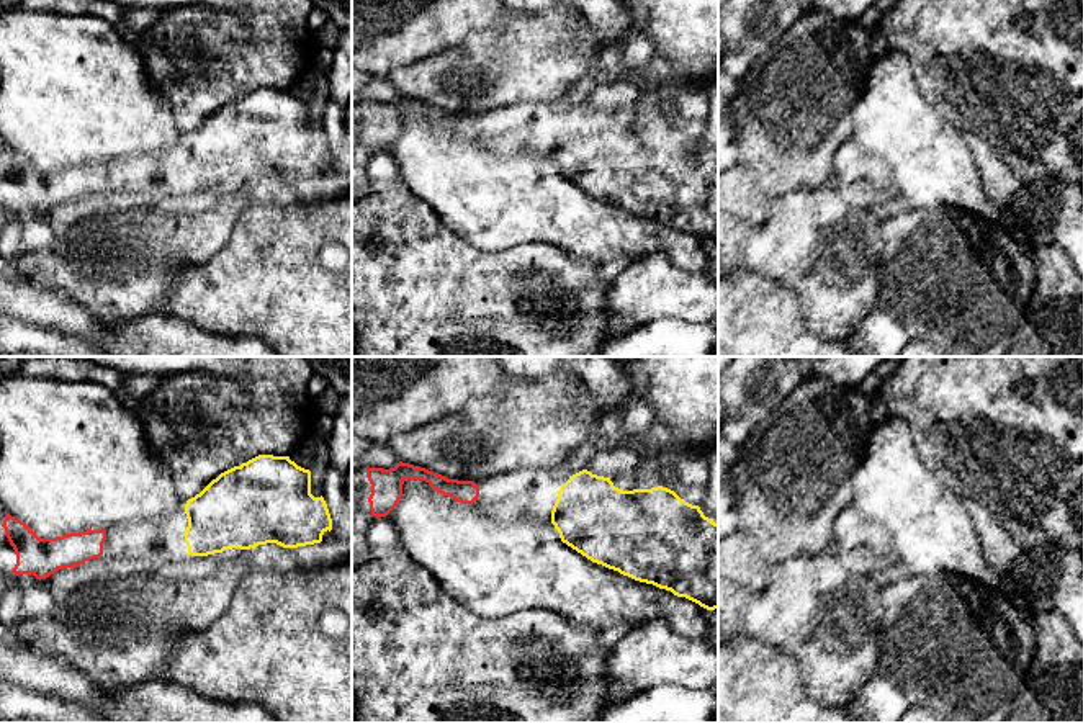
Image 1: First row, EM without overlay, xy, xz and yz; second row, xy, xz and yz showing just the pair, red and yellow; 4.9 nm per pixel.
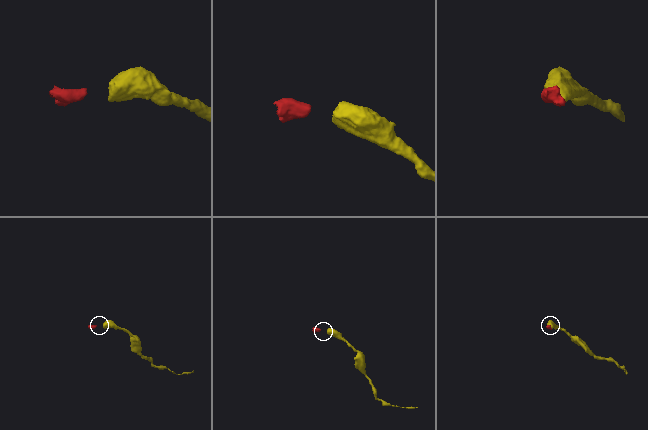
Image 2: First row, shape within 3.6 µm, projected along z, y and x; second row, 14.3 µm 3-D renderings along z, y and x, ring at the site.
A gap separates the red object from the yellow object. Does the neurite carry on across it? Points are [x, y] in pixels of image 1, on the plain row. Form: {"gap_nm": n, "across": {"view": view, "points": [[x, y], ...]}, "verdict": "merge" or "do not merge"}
{"gap_nm": 360, "across": {"view": "xz", "points": [[478, 130], [552, 144]]}, "verdict": "merge"}

